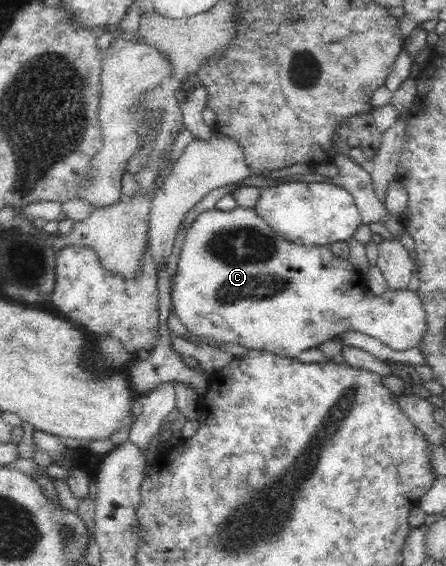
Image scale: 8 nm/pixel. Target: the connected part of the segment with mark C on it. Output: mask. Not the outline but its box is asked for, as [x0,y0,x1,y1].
[170,206,428,358]

